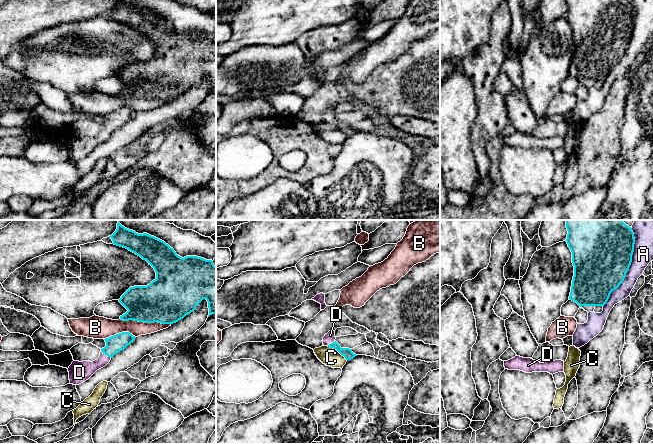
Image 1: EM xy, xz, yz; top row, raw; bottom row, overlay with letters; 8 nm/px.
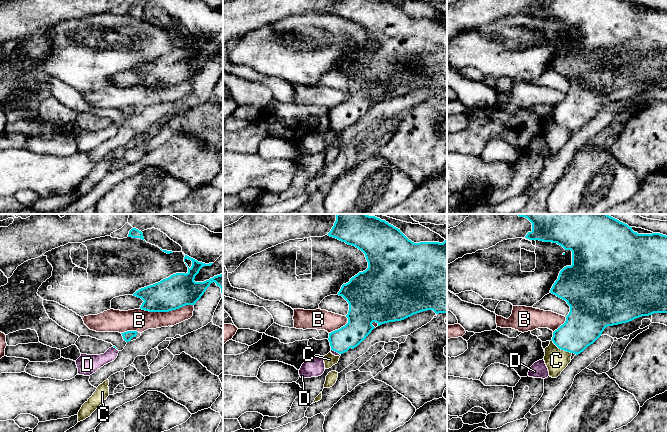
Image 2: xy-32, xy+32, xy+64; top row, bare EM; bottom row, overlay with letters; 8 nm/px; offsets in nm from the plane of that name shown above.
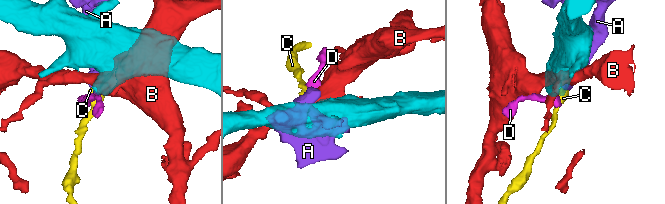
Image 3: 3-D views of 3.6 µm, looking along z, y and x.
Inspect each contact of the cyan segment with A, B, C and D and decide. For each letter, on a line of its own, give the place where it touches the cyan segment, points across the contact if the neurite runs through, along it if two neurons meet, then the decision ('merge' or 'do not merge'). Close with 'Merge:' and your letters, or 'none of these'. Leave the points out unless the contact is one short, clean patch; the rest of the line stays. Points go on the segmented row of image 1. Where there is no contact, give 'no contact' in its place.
A: meets cyan in yz at (629, 266); do not merge
B: meets cyan in xy at (145, 322); do not merge
C: meets cyan in xz at (337, 350); border along xz (327, 346), (336, 349), (346, 360); do not merge
D: meets cyan in xy at (106, 354); runs through xy (114, 344), (106, 354), (96, 365), (80, 371); merge
Merge: D

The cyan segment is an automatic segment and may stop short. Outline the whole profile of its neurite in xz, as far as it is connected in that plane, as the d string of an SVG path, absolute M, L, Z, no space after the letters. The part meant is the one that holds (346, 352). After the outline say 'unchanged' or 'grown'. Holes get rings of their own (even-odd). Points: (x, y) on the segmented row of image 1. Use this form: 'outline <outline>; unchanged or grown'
outline M331 330L323 337L323 345L336 349L342 356L345 357L346 360L351 360L355 356L357 356L352 352L352 349L341 348L340 345L335 341L335 339L335 331Z; grown

